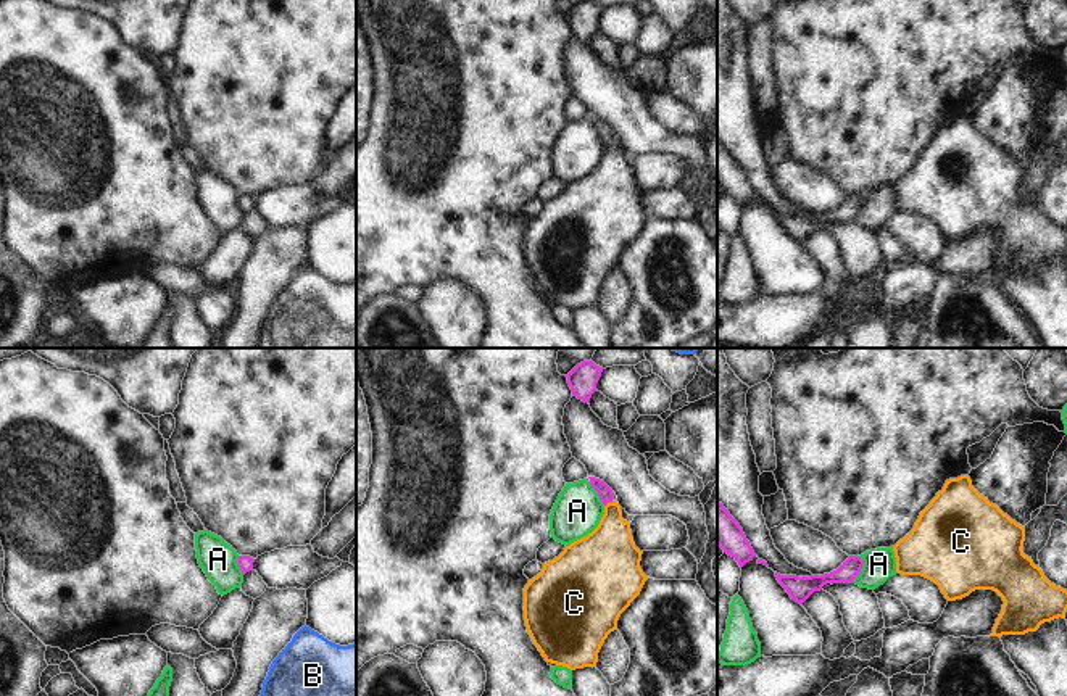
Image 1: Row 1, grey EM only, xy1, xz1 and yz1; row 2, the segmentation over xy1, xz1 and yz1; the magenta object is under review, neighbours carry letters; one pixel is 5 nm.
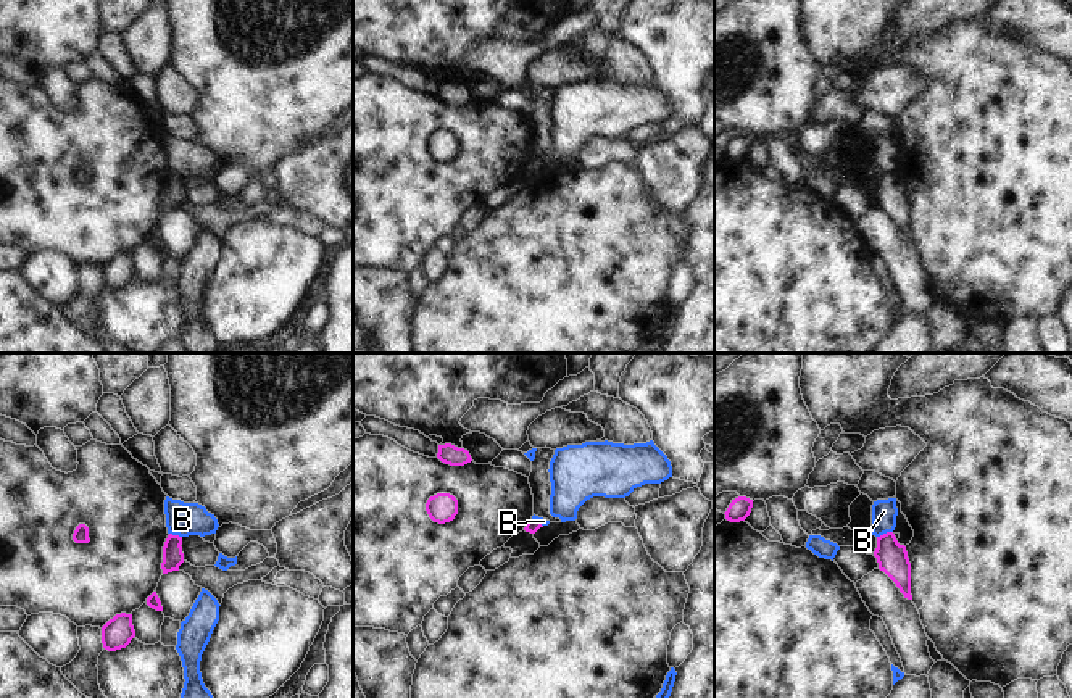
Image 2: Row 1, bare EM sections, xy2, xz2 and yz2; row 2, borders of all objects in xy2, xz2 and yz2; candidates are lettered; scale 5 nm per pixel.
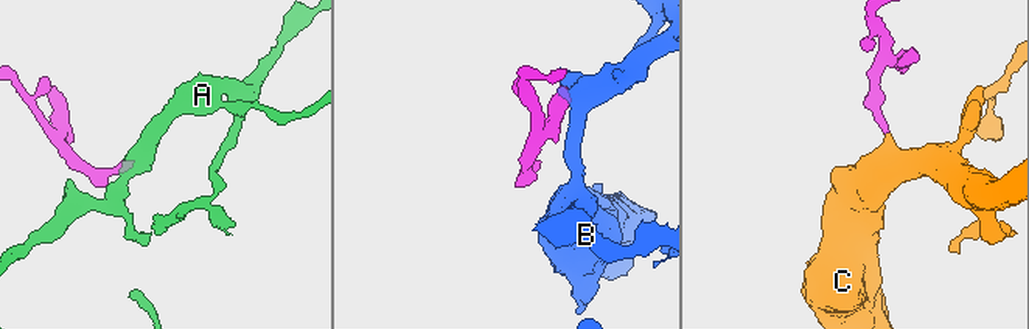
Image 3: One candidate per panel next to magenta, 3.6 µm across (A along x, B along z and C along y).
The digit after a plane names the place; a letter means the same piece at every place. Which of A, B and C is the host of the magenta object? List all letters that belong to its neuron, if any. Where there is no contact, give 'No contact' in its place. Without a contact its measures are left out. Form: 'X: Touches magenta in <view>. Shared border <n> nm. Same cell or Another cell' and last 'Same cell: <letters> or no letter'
A: Touches magenta in yz1. Shared border 140 nm. Another cell
B: Touches magenta in yz2. Shared border 90 nm. Another cell
C: Touches magenta in xz1. Shared border 50 nm. Same cell
Same cell: C.

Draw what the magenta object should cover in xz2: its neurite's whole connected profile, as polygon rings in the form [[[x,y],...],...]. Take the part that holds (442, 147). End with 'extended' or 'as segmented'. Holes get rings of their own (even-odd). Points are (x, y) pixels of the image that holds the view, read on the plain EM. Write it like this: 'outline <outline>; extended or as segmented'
outline [[[437,132],[427,139],[426,150],[434,161],[450,161],[458,153],[458,139],[450,132]]]; as segmented

